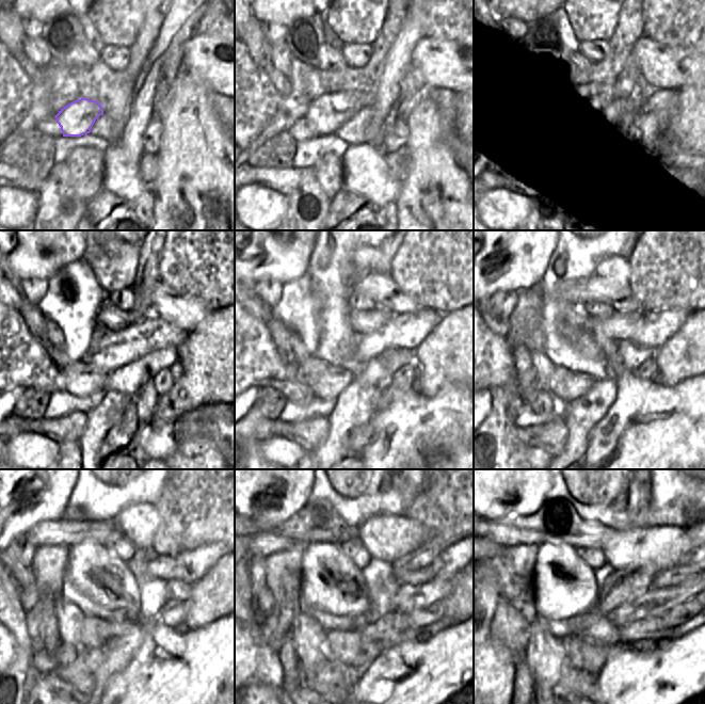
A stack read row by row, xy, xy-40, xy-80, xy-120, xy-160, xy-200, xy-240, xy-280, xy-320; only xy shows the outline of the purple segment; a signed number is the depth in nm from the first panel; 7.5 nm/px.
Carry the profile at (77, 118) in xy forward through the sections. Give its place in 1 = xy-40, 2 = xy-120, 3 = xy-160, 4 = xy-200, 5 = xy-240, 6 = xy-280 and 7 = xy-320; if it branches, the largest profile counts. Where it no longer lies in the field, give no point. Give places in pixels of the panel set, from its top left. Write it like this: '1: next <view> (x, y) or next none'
1: next xy-40 (325, 114)
2: next xy-120 (114, 348)
3: next xy-160 (407, 331)
4: next xy-200 (651, 330)
5: next xy-240 (188, 566)
6: next xy-280 (449, 562)
7: next xy-320 (690, 560)

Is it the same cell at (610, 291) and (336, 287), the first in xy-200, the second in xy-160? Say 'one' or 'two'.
two

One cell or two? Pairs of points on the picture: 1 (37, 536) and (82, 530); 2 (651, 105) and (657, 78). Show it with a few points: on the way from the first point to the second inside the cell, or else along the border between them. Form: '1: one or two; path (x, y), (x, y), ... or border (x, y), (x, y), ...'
1: one; path (48, 532), (71, 530)
2: two; border (654, 89), (676, 90)

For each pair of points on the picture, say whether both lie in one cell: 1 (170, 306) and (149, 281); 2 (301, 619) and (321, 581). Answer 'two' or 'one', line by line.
1: two
2: two

